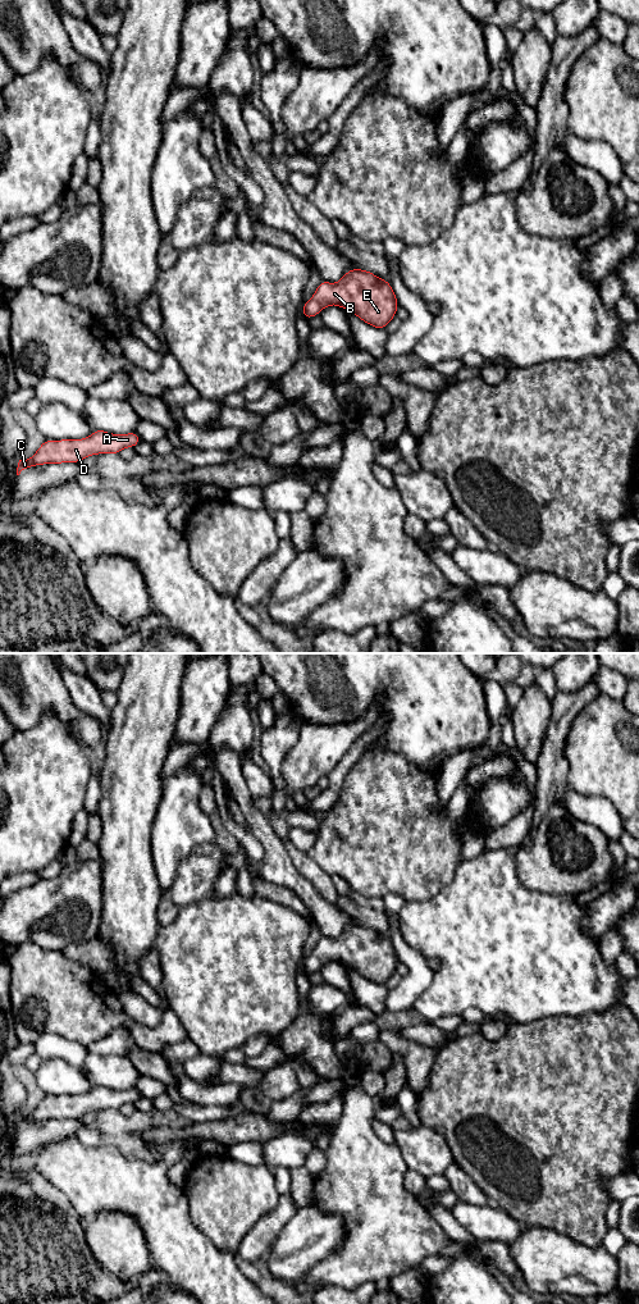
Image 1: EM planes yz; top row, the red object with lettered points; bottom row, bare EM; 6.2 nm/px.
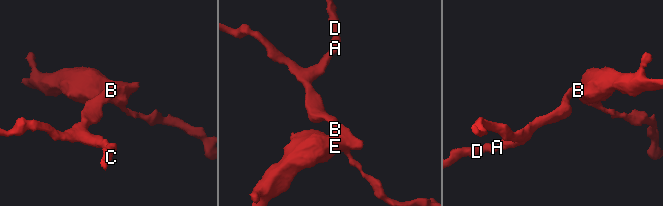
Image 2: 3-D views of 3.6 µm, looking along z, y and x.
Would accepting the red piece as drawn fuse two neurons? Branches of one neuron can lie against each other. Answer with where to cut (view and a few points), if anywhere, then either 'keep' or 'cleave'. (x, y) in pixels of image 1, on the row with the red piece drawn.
no cut | keep

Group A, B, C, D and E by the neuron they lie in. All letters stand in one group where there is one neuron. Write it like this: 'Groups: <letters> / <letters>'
Groups: A B C D E

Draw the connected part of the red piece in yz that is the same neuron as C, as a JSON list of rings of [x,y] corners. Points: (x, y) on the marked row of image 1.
[[[96,429],[83,439],[46,439],[28,460],[19,460],[17,475],[22,470],[44,464],[81,462],[91,455],[118,453],[127,447],[136,447],[141,438],[136,432],[113,434]]]

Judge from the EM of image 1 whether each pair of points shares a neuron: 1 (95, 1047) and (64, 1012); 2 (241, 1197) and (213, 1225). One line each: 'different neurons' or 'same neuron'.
1: different neurons
2: same neuron

